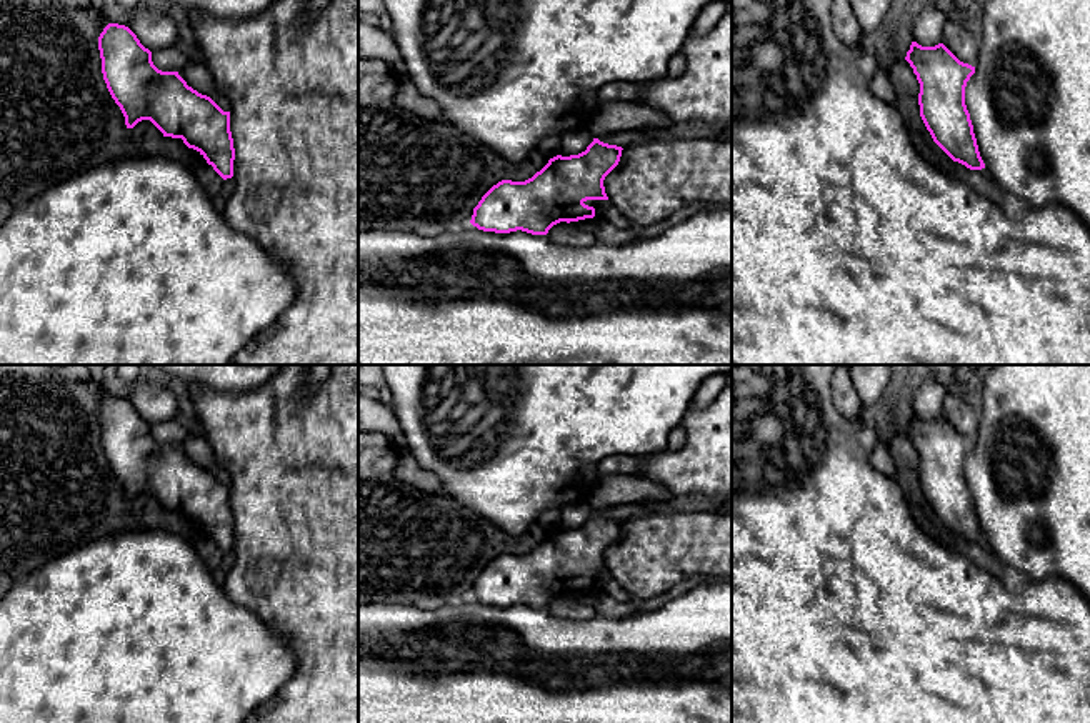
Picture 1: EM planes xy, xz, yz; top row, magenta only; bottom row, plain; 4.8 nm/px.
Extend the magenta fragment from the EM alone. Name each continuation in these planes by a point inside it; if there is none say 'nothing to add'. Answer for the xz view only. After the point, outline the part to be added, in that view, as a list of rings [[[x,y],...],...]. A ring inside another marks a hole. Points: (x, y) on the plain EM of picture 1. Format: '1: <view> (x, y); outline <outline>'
1: xz (600, 578); outline [[[587,573],[583,575],[588,580],[595,581],[595,588],[603,588],[603,585],[610,580],[608,573]]]

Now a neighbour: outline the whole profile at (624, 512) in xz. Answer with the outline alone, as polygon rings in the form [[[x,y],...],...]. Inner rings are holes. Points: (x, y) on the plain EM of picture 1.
[[[630,503],[630,505],[622,505],[622,506],[612,506],[612,508],[602,510],[598,513],[603,515],[603,516],[608,516],[608,518],[622,520],[622,521],[625,521],[628,518],[633,518],[633,516],[652,515],[648,511],[648,508],[645,508],[642,503]]]

